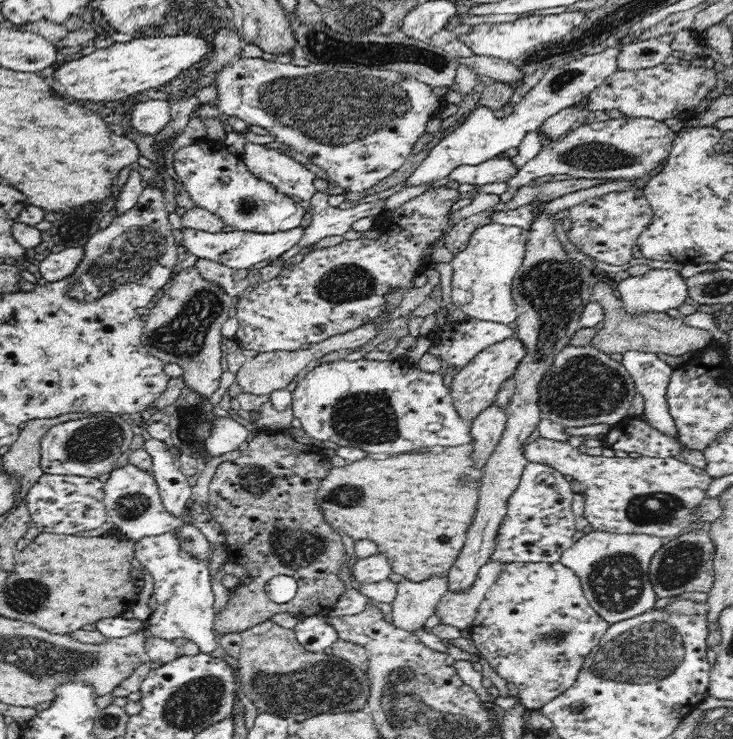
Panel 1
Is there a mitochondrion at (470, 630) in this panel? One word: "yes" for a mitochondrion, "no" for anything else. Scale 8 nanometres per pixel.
no

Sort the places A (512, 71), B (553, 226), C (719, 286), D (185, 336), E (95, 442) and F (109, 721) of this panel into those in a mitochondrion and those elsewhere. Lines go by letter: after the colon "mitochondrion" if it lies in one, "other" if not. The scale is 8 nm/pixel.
A: other
B: other
C: mitochondrion
D: mitochondrion
E: mitochondrion
F: mitochondrion

